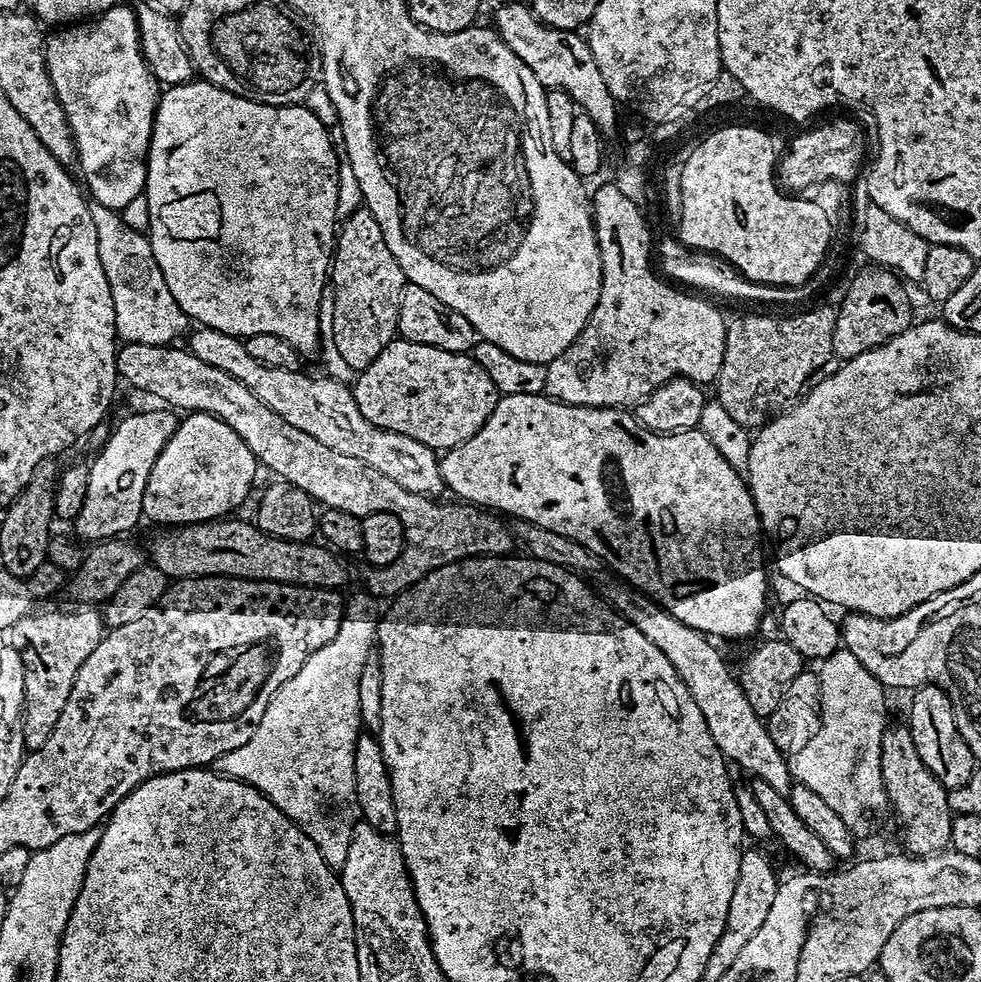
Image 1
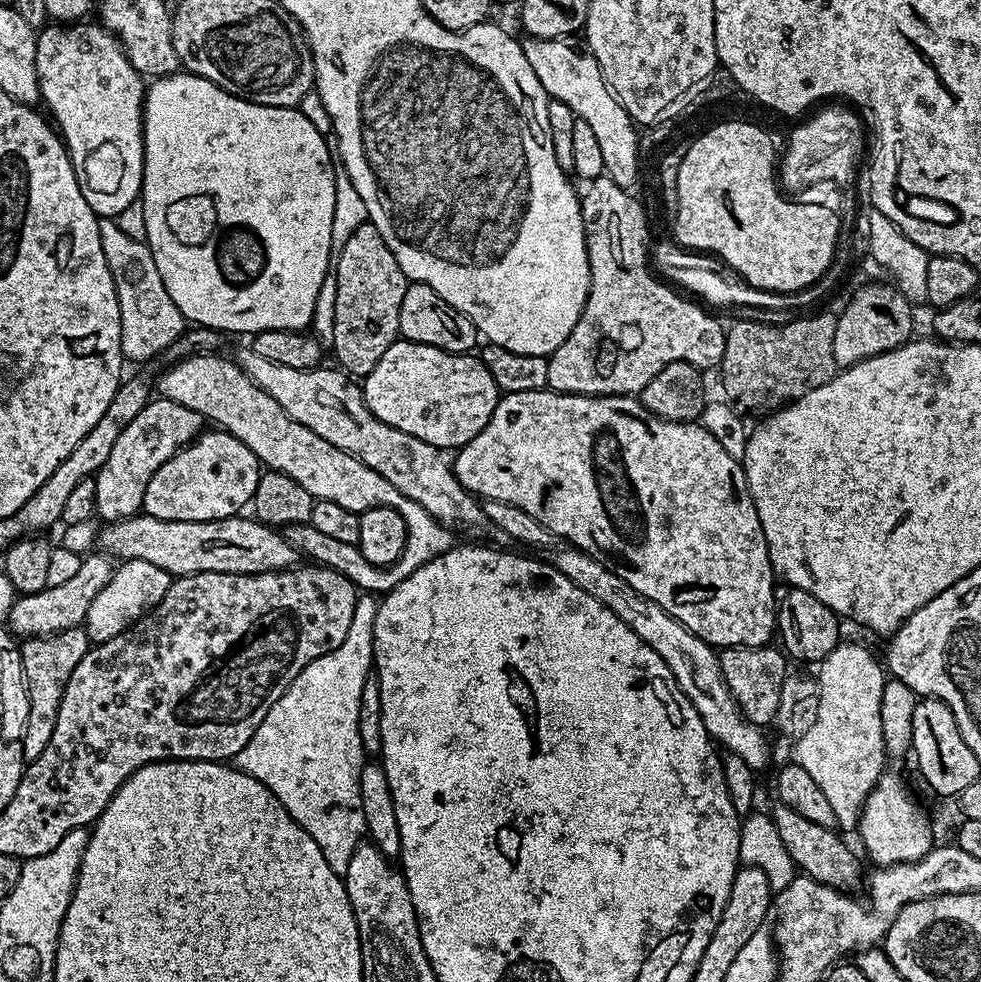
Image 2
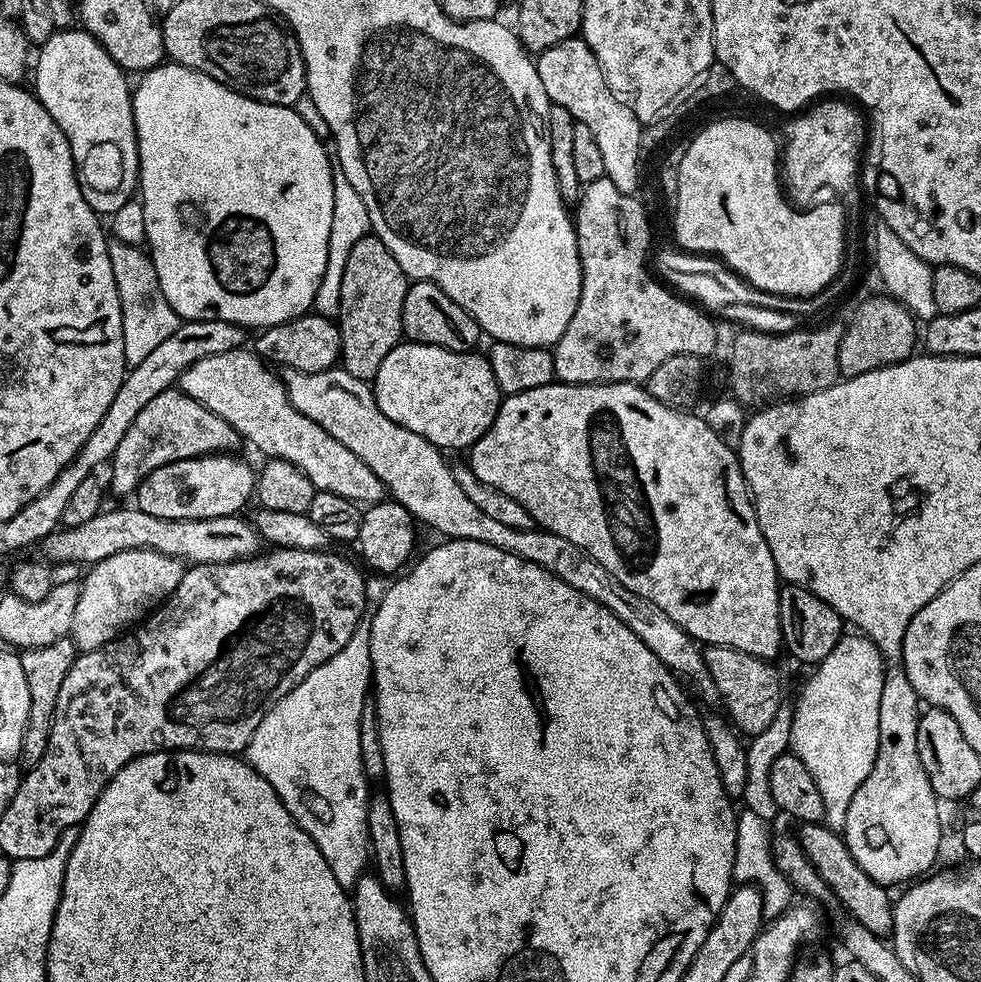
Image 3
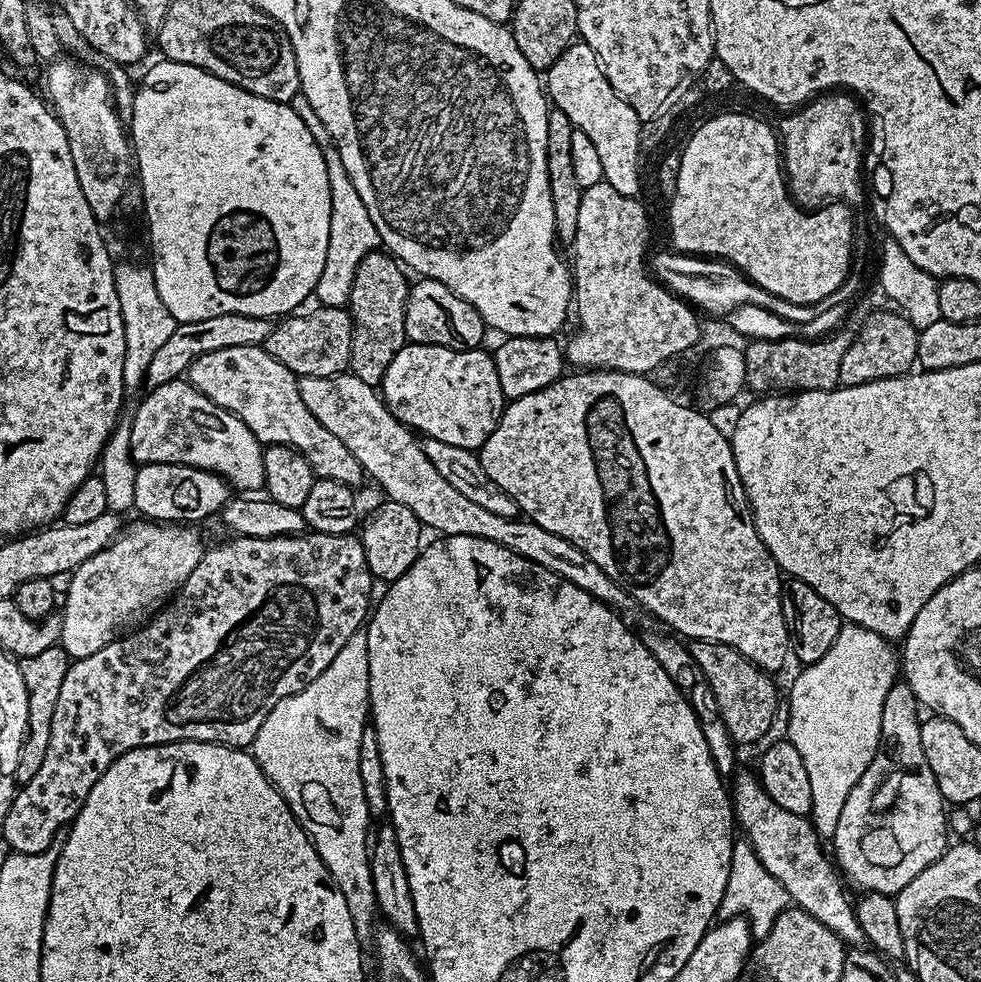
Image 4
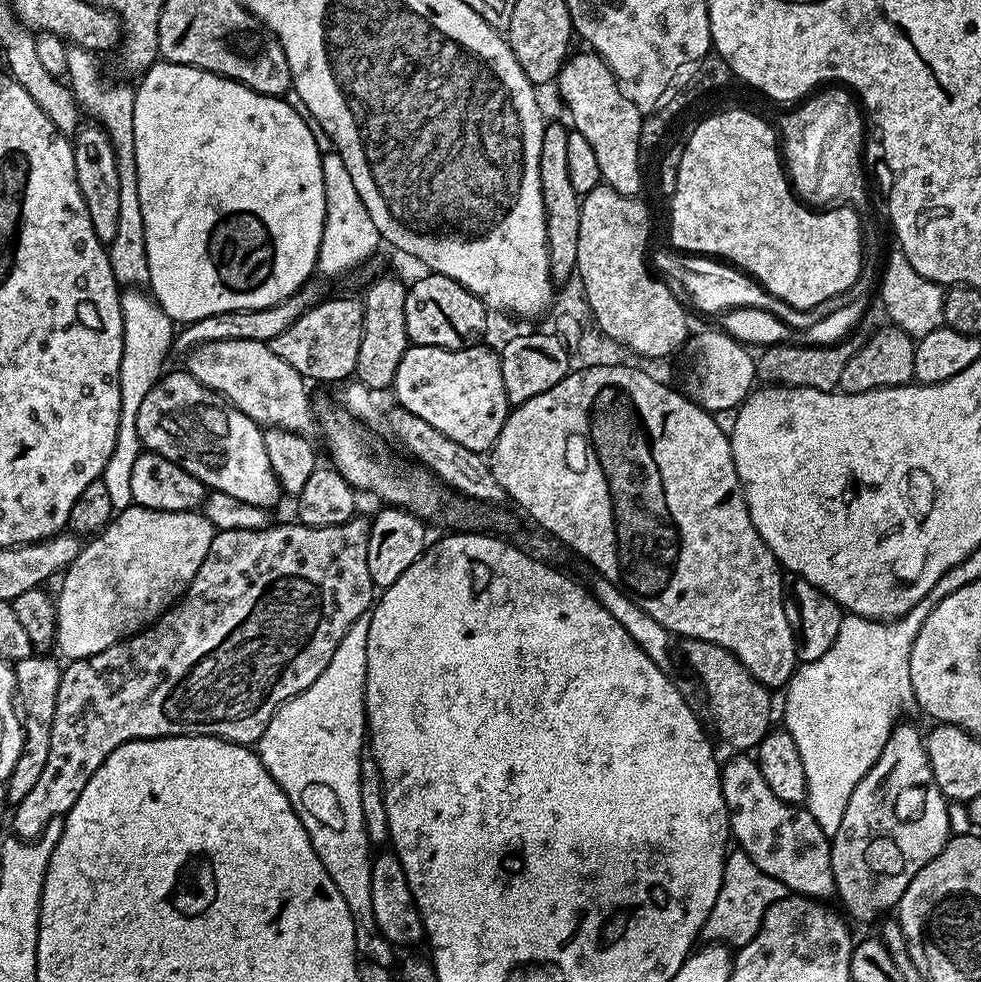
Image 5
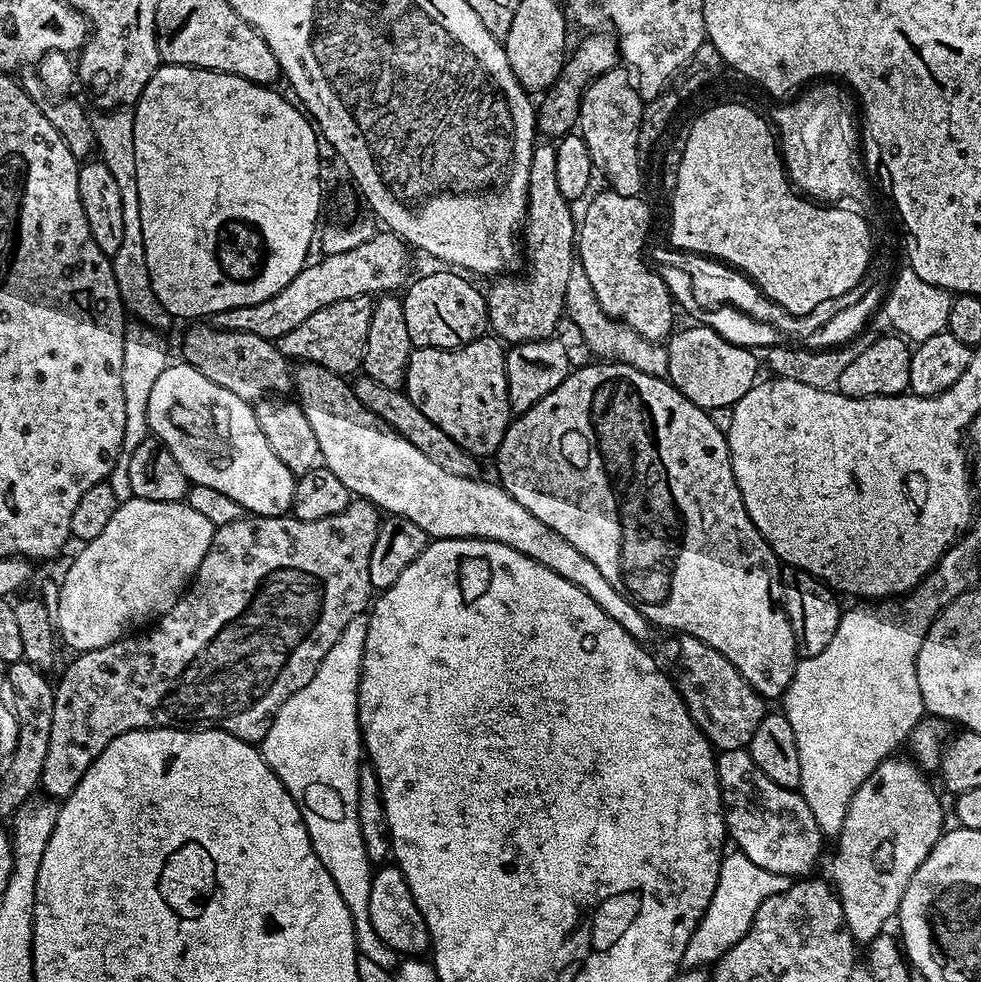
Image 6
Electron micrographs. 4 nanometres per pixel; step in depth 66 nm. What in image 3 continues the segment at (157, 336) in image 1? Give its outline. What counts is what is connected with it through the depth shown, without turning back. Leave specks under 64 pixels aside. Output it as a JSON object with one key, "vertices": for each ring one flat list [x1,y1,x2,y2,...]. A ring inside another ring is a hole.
{"vertices":[[114,238,109,241,108,253,122,306,124,363,127,367,132,367,142,362,159,343,170,338,182,320,166,301,161,283,158,282,157,270,147,251]]}

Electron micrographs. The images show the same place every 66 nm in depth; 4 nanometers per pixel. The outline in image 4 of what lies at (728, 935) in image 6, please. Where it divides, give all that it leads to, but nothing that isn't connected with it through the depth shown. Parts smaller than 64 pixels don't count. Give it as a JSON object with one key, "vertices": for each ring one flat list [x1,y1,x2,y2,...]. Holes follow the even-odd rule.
{"vertices":[[740,838,732,845,730,858,730,878,726,878,726,894,722,894,720,911,721,921,729,920,735,916,742,916,752,928,753,941,759,942,770,934,773,922,789,907,790,901,786,894,786,886,762,866,758,854,754,854,754,846,746,838]]}

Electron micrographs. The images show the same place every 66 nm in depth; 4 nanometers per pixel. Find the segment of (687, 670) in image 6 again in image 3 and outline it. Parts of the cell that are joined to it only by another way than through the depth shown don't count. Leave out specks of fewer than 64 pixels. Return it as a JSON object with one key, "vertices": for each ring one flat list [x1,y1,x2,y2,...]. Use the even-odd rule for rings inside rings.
{"vertices":[[721,644,707,645,703,654,706,670,710,670,710,678,714,678,719,703,724,703,723,711,737,733,745,737,762,735,780,712,780,676,776,673,777,665]]}

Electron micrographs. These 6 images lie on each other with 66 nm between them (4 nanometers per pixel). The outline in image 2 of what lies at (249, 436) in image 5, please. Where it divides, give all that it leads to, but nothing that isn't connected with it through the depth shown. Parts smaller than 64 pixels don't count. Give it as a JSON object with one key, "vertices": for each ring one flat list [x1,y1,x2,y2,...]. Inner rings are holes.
{"vertices":[[163,398,149,399,147,406,122,430,106,466,96,473,96,516,104,522,125,520,144,507,144,495,150,478,180,449,192,443,205,431,206,421,194,410]]}

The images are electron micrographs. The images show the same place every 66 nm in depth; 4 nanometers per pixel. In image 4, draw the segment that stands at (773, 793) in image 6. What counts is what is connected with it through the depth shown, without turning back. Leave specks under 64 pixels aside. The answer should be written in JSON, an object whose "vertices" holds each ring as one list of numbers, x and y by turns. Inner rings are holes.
{"vertices":[[737,771,730,780,730,795,739,831,741,828,744,831,741,833,754,846,754,854,758,854,762,866,766,866,766,870,770,870,770,874,774,874,774,878,786,886,789,901,795,907,806,910,806,914,818,918,822,926,830,926,830,930,834,930,834,934,838,934,845,945,863,945,865,936,859,926,853,901,848,901,849,889,841,873,834,867,829,853,828,856,824,853,820,845,823,844,822,838,811,819,802,814,790,814,790,810,782,810,782,806,778,806,778,802,766,794,755,771]]}

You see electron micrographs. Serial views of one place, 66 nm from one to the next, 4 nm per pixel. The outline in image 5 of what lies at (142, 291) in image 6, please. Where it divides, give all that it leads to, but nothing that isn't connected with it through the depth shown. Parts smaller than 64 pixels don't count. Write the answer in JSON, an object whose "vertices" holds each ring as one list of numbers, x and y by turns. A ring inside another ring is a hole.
{"vertices":[[68,46,66,50,67,83,72,89,80,111,90,116,111,140,118,167,119,216,118,231,108,244,108,261,119,285,140,288,149,280,149,262,146,258,145,223,142,222,141,202,138,199,138,168,134,153,134,98,135,89,129,84,104,78,101,57,88,48]]}

